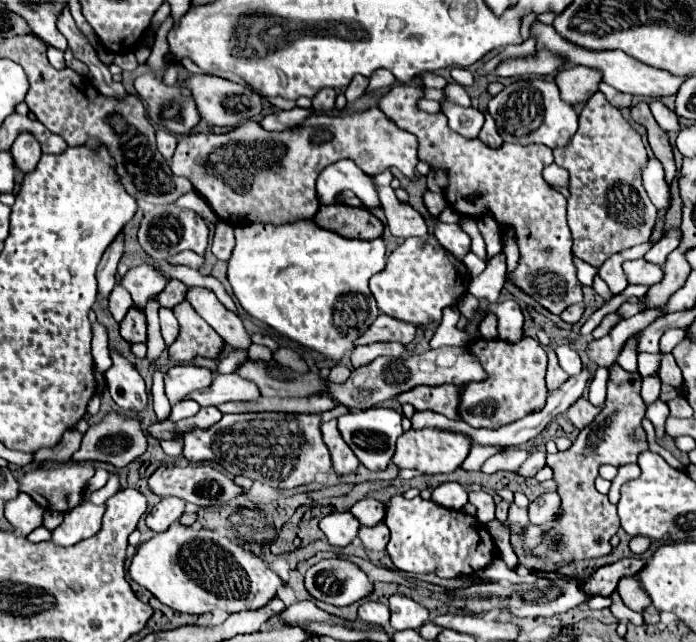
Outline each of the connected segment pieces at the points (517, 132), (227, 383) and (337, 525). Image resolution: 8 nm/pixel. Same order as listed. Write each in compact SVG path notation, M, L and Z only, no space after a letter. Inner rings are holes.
M517 80L503 88L497 96L489 100L489 114L493 116L499 134L505 142L513 144L545 144L549 148L559 148L569 144L577 132L577 112L571 104L563 102L559 88L553 80Z
M219 374L213 384L201 392L191 392L185 396L195 400L199 406L217 406L223 402L247 402L259 398L257 384L237 376L237 374Z
M333 512L319 522L327 542L337 548L345 548L357 536L359 526L359 520L351 512Z

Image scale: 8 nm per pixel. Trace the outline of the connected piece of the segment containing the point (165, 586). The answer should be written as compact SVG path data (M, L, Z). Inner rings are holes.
M181 522L139 544L129 566L129 578L147 588L165 606L197 616L213 610L233 614L263 608L283 586L283 580L255 554L245 552L239 544L213 530L197 530Z

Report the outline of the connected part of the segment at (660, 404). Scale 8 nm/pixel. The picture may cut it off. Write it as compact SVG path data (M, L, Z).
M657 400L657 402L649 404L649 408L647 408L647 418L651 420L651 424L653 424L653 428L655 428L657 434L665 434L665 420L667 420L667 416L669 416L669 406L667 406L667 402Z

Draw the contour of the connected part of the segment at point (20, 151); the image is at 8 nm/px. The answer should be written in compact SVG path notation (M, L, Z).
M21 132L17 136L17 140L13 142L11 154L15 158L15 166L21 172L33 172L33 168L37 166L39 158L41 158L41 146L39 142L33 138L31 132Z

